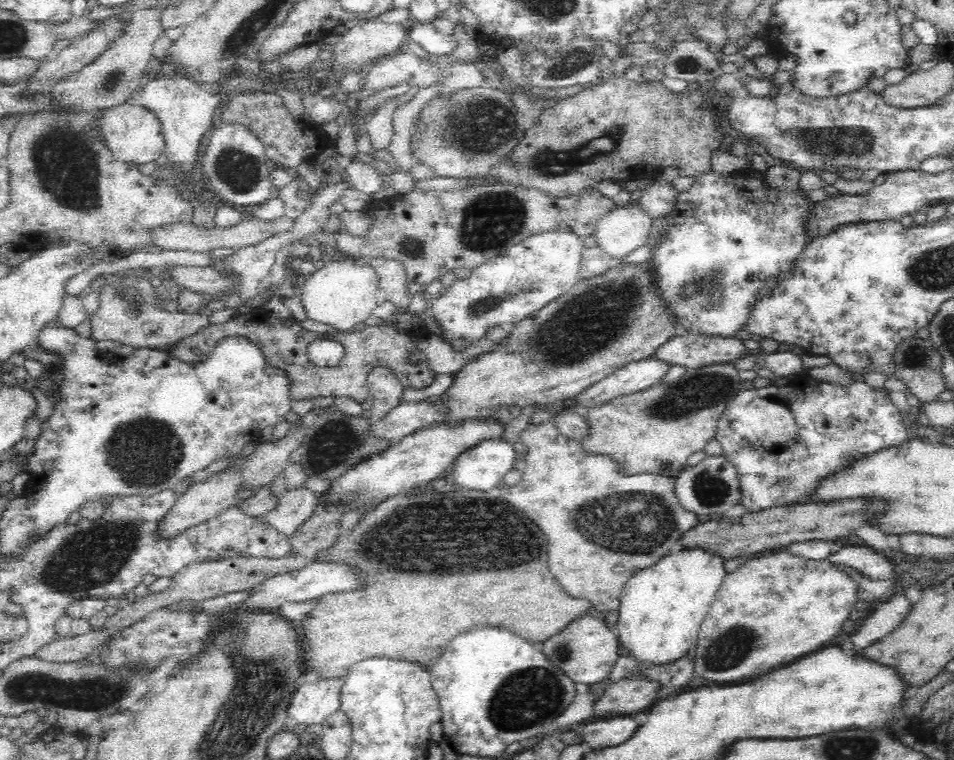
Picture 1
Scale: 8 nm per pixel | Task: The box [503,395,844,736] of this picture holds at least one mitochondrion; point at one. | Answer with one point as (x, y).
(633, 521)

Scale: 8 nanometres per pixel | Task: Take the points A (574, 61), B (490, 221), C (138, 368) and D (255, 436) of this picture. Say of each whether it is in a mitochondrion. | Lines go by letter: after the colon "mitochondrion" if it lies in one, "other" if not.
A: mitochondrion
B: mitochondrion
C: other
D: other

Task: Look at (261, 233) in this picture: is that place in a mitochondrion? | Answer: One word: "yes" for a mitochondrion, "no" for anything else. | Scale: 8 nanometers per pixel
no

